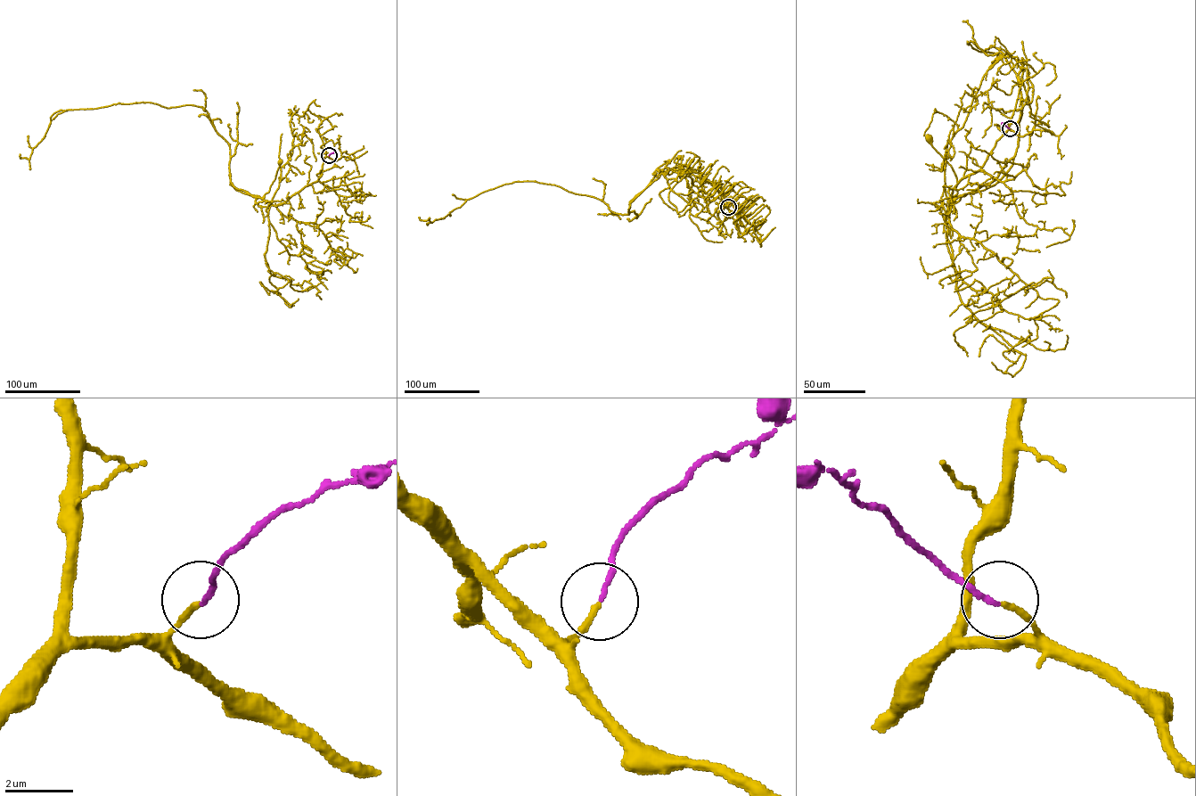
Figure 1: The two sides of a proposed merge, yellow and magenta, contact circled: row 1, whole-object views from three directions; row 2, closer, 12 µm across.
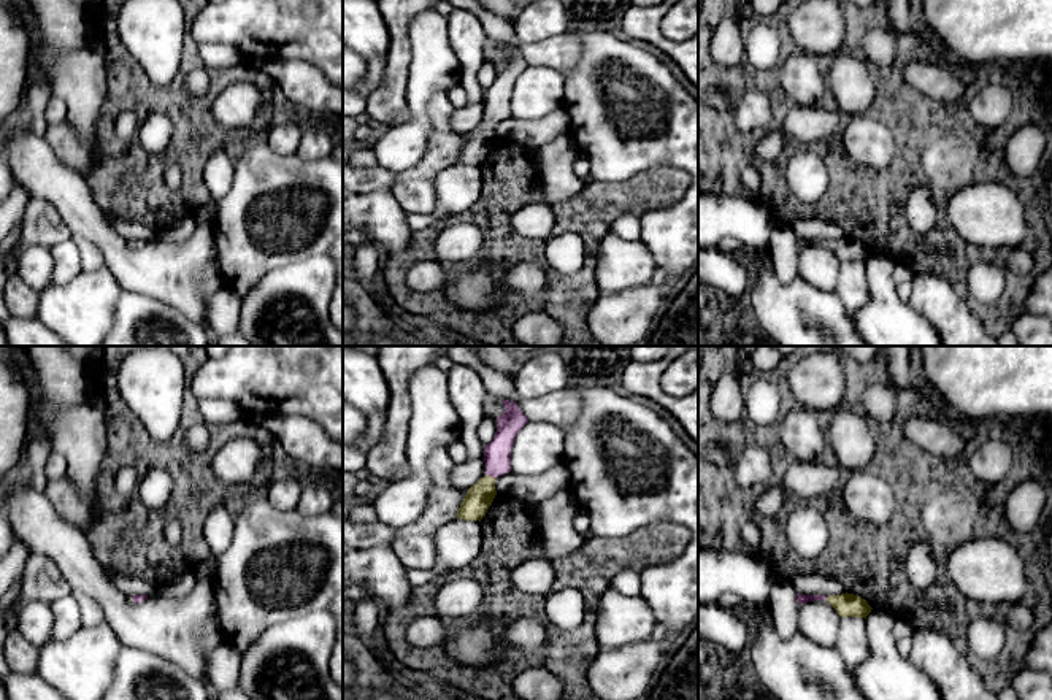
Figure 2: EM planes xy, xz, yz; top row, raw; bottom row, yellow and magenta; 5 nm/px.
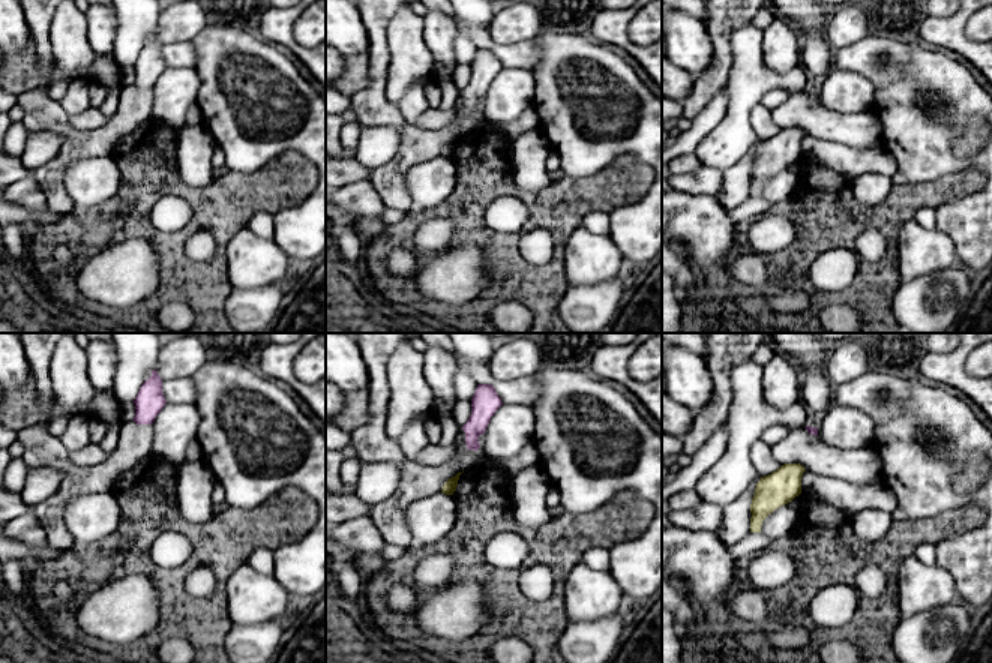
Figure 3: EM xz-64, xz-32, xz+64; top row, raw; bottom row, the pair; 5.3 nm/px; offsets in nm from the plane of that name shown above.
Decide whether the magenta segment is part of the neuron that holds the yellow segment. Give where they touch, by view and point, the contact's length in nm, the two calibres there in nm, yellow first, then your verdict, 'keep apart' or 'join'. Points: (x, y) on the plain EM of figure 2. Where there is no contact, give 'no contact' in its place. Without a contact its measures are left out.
xz (491, 121) | 60 nm | 140/140 nm | join

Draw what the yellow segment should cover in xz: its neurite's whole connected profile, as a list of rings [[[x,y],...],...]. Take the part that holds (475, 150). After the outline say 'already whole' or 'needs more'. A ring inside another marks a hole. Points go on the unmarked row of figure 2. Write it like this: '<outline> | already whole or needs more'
[[[503,44],[503,51],[503,59],[497,62],[497,78],[484,92],[486,121],[468,133],[457,154],[455,162],[459,163],[481,167],[497,140],[495,124],[511,114],[511,94],[516,79],[528,68],[528,63],[516,46]]] | needs more

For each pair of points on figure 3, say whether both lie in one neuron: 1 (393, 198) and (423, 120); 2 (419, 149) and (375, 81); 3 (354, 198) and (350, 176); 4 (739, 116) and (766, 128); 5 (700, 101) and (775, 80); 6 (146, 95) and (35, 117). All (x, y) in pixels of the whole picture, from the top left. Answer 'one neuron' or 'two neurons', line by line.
1: two neurons
2: one neuron
3: two neurons
4: two neurons
5: two neurons
6: one neuron

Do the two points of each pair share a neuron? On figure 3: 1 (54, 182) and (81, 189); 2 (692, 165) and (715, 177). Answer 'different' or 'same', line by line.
1: different
2: different

